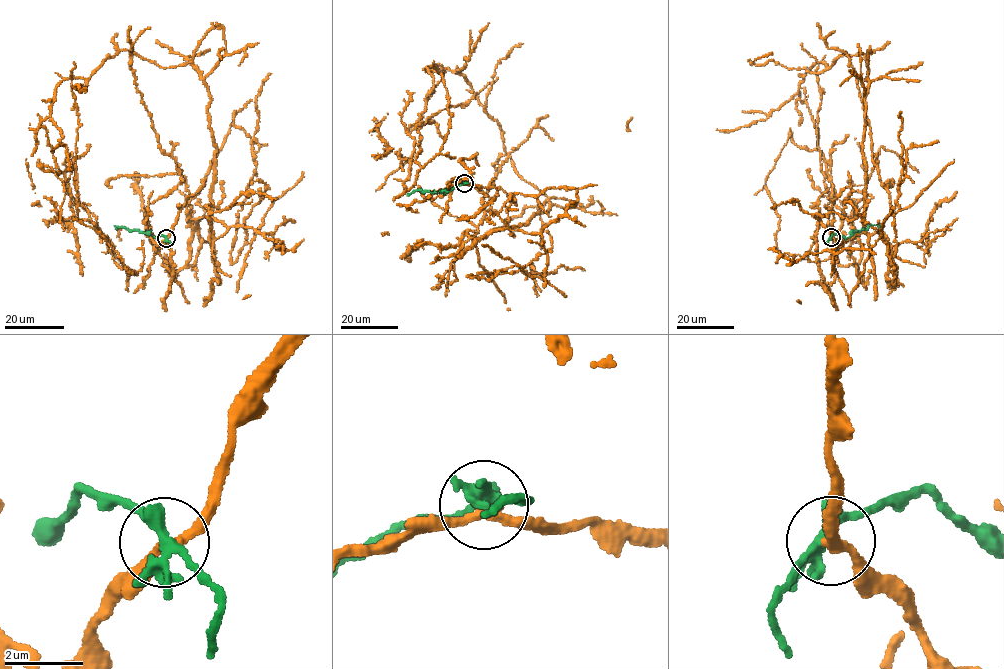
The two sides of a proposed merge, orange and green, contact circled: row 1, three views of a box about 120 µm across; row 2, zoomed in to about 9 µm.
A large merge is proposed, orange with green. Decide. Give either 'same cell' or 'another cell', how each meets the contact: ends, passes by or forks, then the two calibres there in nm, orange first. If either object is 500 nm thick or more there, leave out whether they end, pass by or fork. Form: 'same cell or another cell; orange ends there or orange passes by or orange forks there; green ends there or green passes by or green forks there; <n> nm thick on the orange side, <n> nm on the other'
another cell; orange passes by; green forks there; 240 nm thick on the orange side, 280 nm on the other

